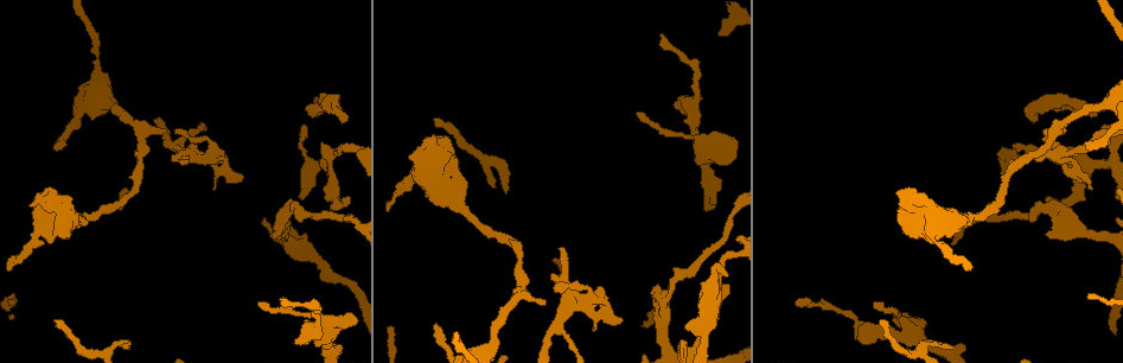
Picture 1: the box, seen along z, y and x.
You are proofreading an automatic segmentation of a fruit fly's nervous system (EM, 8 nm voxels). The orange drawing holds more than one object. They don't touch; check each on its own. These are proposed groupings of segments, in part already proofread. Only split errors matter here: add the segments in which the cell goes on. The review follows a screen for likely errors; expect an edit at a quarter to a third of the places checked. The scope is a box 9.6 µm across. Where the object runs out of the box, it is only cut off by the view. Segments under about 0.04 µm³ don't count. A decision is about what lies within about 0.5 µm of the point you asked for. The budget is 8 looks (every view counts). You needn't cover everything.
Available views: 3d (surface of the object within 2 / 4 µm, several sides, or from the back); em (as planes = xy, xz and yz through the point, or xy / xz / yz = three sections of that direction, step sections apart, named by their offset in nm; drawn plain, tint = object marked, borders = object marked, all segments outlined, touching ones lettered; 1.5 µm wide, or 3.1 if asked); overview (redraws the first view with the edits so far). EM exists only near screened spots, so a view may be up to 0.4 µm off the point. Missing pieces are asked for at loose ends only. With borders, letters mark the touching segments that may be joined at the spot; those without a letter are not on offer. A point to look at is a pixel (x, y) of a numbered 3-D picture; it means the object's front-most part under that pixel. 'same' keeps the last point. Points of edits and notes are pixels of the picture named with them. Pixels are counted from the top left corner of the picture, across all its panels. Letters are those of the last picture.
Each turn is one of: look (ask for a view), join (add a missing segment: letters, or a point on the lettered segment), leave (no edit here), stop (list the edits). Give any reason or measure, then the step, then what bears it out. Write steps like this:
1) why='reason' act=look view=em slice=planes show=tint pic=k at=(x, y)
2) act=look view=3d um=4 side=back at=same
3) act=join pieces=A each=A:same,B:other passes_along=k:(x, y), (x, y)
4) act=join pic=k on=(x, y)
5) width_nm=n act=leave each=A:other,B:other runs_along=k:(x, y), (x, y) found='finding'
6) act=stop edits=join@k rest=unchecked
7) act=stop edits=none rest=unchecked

why='free end' act=look view=3d um=2 pic=1 at=(728, 285)

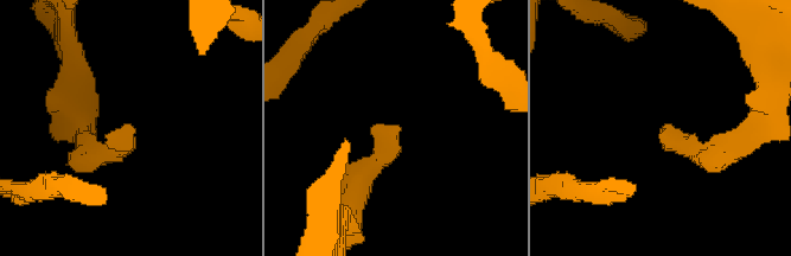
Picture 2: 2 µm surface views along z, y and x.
why='need the tissue' act=look view=em slice=xy step=8 show=tint pic=2 at=(667, 123)

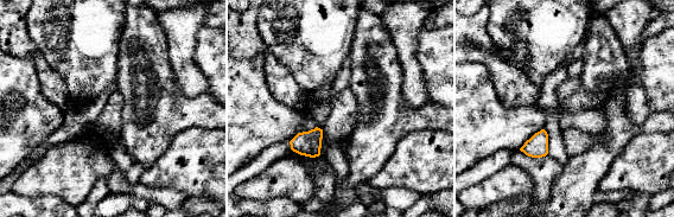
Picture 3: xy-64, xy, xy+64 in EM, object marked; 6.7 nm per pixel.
why='see the neighbours' act=look view=em slice=xy step=8 show=borders at=same

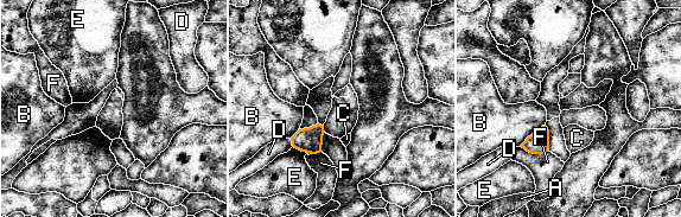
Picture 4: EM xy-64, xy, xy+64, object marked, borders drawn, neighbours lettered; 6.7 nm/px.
act=leave each=A:other,B:other,C:other,D:other,E:other,F:other border=4:(543, 125), (536, 128), (520, 146) found='none of them fits'

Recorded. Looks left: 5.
why='branch stops here' act=look view=3d um=2 pic=1 at=(1084, 142)

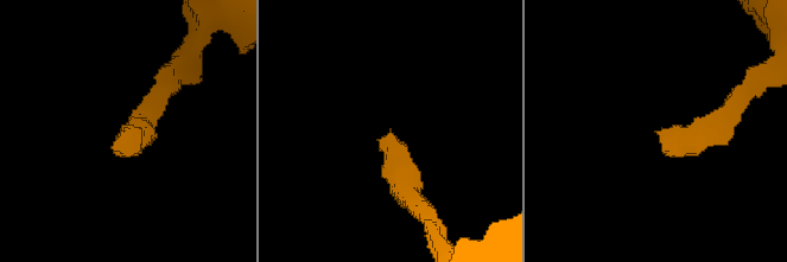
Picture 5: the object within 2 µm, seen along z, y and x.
act=look view=em slice=planes show=borders pic=5 at=(121, 134)

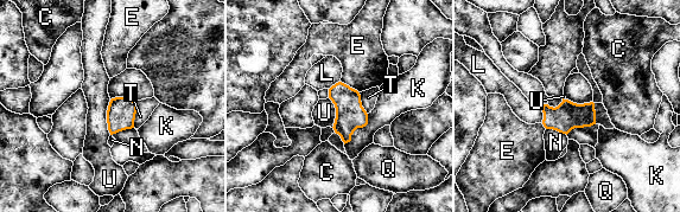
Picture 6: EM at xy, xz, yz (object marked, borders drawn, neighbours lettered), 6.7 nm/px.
longest_contact=K:280nm act=leave each=C:other,E:other,K:other,L:other,N:other,Q:other,T:other,U:other border=6:(110, 100), (107, 107), (109, 134) found='no lettered segment goes on from it'

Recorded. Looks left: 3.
why='thin end' act=look view=em slice=planes show=borders pic=1 at=(796, 302)

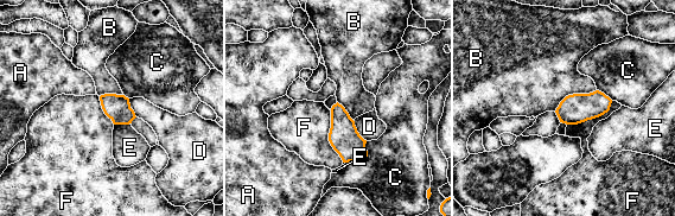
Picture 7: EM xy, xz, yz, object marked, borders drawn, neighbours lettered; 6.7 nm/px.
longest_contact=F:360nm act=leave each=A:other,B:other,C:other,D:other,E:other,F:other border=7:(596, 89), (568, 94), (554, 110) found='none of them fits'

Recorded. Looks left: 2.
act=stop edits=none rest=unchecked

